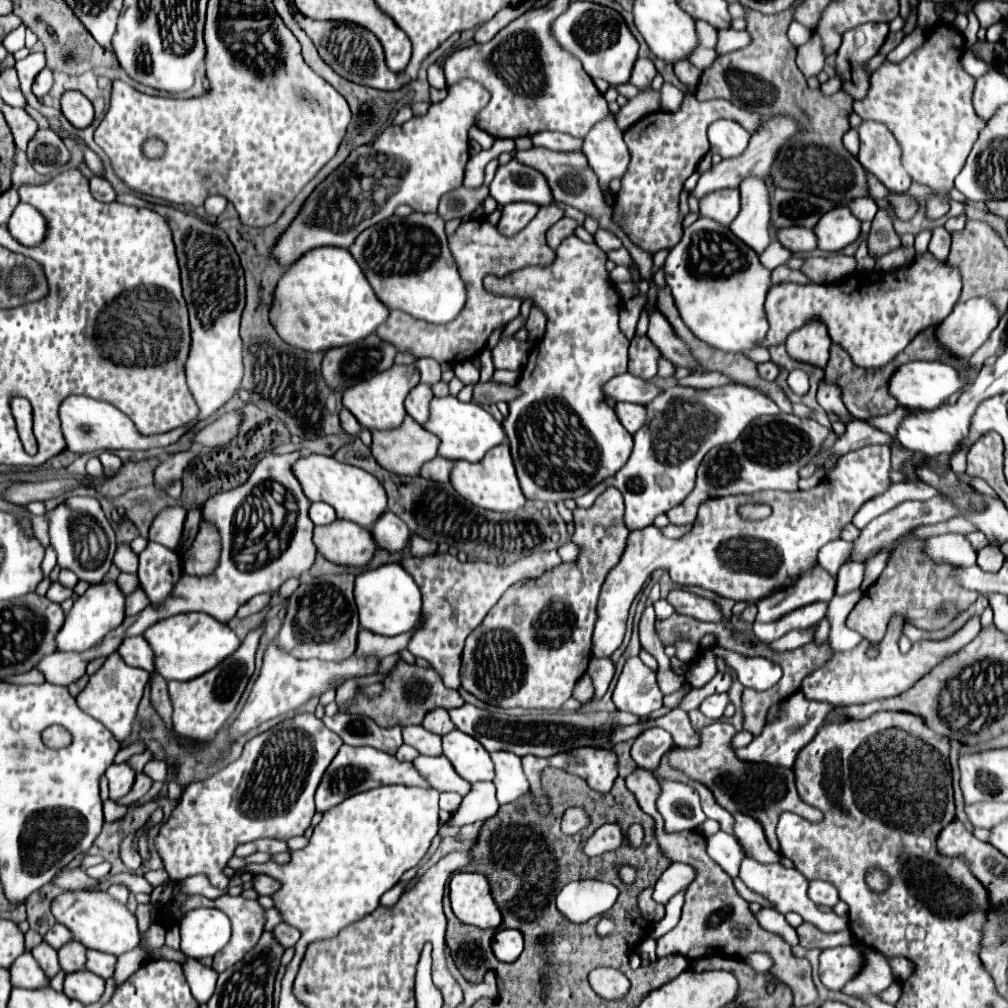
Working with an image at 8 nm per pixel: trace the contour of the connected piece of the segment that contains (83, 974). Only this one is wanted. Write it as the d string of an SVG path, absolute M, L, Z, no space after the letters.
M80 970L76 974L66 974L64 994L82 1004L94 1004L104 994L104 980L88 970Z

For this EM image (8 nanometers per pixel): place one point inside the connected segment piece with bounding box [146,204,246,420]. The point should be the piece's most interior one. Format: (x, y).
(212, 277)

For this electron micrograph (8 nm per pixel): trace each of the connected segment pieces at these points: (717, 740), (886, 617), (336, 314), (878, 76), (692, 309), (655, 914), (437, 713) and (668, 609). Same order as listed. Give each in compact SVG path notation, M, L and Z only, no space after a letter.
M727 721L716 722L696 732L700 738L700 744L696 748L672 748L668 754L668 762L674 770L684 772L688 778L704 784L716 798L716 802L728 810L730 814L746 814L754 820L758 820L764 828L766 840L774 852L778 852L778 840L776 840L776 824L778 816L786 810L795 812L810 822L819 822L823 818L818 809L804 804L796 792L794 786L794 772L784 766L774 766L766 762L744 762L736 756L736 750L732 748L732 738L736 736L734 726Z
M908 540L902 546L898 546L892 552L888 566L884 568L880 578L864 592L864 596L846 620L848 628L854 628L870 642L871 648L867 652L869 658L877 656L877 645L885 636L886 622L890 622L894 614L900 614L904 622L910 622L918 628L934 630L952 622L960 610L964 610L978 598L976 592L958 586L958 582L950 574L948 564L930 562L920 552L920 546L920 540Z
M332 246L310 250L308 254L304 254L302 260L296 260L296 264L288 268L288 274L284 274L280 286L276 286L276 306L272 306L272 310L272 322L276 322L276 330L280 330L284 342L306 352L328 352L330 348L360 342L366 336L374 334L376 328L384 324L390 316L388 306L380 302L380 298L374 294L352 254L344 248Z
M938 24L928 36L924 46L914 50L908 58L904 58L898 64L884 62L874 74L872 74L872 88L862 100L854 102L854 112L864 120L878 120L884 122L902 148L902 162L912 180L932 188L932 196L926 198L926 218L938 220L950 210L950 190L954 188L954 180L964 168L964 162L980 134L980 130L986 126L986 120L976 116L972 106L972 84L974 78L968 76L960 66L960 54L964 50L964 38L962 34L952 28L950 24Z
M700 216L670 250L664 272L682 320L702 342L724 352L744 354L766 340L764 302L772 286L772 272L762 266L760 256L730 228Z
M646 888L640 892L640 898L638 898L638 904L640 904L640 912L644 914L644 918L648 918L650 922L658 922L664 918L664 906L658 904L654 898L652 898L652 892L654 888Z
M444 708L428 712L422 724L424 724L426 730L430 730L430 732L434 732L434 734L438 734L438 736L444 736L444 734L456 730L454 722L450 720L450 716L448 716L448 712L446 712Z
M664 598L654 602L654 608L656 608L656 618L658 620L666 620L666 618L670 618L674 614L672 604L668 604L668 600L664 600Z

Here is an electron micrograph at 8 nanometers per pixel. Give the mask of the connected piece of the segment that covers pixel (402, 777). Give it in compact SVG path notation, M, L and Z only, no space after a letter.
M344 744L342 750L332 760L332 764L328 766L328 770L324 772L324 778L316 790L316 810L326 812L328 808L340 804L344 798L378 788L382 784L404 784L404 786L430 788L430 784L416 772L412 762L400 762L396 760L396 756L384 754L382 750L376 750L376 748L356 748L356 746Z

